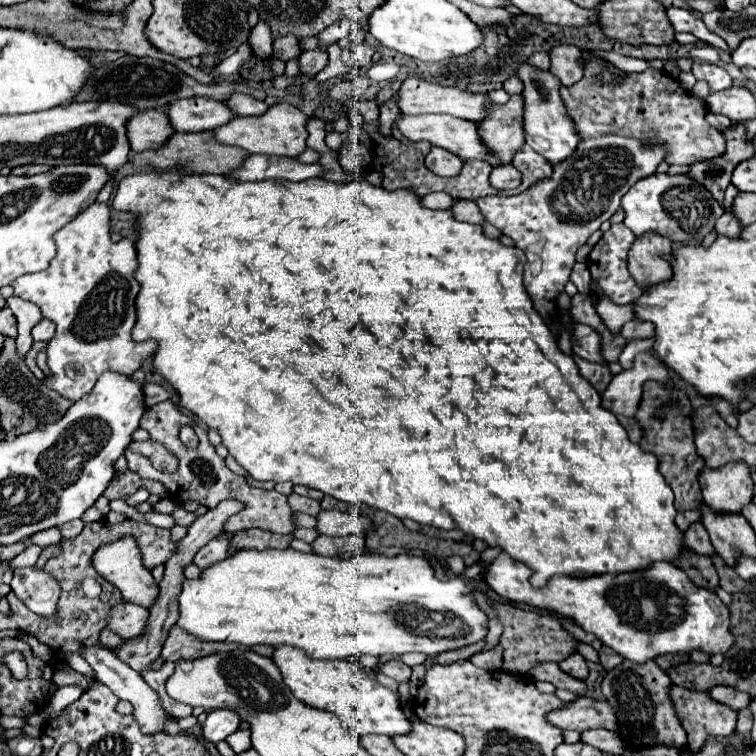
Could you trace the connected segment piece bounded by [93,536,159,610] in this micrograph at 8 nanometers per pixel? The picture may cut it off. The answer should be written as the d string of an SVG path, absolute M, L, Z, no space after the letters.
M131 536L127 538L121 538L109 546L103 546L95 552L95 558L93 558L93 566L97 568L97 572L107 578L113 586L117 586L123 594L123 600L125 602L131 602L131 604L137 604L137 606L143 606L143 608L151 608L153 602L157 600L159 596L159 586L157 582L153 580L151 572L143 568L141 564L141 554L139 554L139 548L135 544L135 540Z

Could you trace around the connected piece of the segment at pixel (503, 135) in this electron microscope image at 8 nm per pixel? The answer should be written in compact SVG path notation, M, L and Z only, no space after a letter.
M515 94L507 104L493 108L493 116L489 116L485 124L479 124L479 134L489 150L499 156L503 164L509 164L525 142L521 96Z

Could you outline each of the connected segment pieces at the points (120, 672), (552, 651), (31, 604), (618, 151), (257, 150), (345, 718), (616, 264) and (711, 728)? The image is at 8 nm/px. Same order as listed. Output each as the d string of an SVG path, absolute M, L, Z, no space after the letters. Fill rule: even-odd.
M83 648L81 654L93 666L95 678L99 682L103 682L105 686L109 686L117 698L129 700L133 704L133 718L137 720L137 724L141 726L141 732L145 736L153 736L153 734L165 732L165 724L171 720L171 716L161 708L159 694L153 692L153 688L141 678L141 674L133 672L133 668L129 668L125 662L121 662L115 654L111 654L105 648Z
M475 592L475 598L481 604L481 608L487 612L489 618L497 616L505 626L505 632L503 632L499 644L505 648L505 666L507 666L509 674L527 674L537 664L561 662L577 652L579 640L575 640L557 618L553 618L549 614L527 612L527 610L521 610L521 608L509 606L509 604L497 604L479 592Z
M17 568L13 572L11 590L31 612L39 616L53 616L53 612L57 612L61 586L57 578L43 568Z
M605 134L601 138L579 142L569 158L553 166L553 174L549 178L529 186L525 192L517 196L485 196L475 200L483 218L513 238L515 246L527 254L523 276L525 288L555 338L561 334L561 324L557 320L557 296L569 282L575 252L595 230L599 230L601 222L615 214L623 194L637 180L653 174L665 156L667 152L663 142L657 138L641 142L637 138ZM535 262L541 264L539 272L533 272Z
M275 104L263 116L255 118L233 118L229 124L215 128L213 134L219 142L245 148L249 154L277 154L277 156L299 156L307 148L307 120L299 108L291 104Z
M289 646L277 648L273 662L281 670L285 684L291 688L297 700L311 708L333 712L351 734L397 736L409 734L413 730L411 720L401 710L399 696L381 686L373 670L361 668L349 660L313 660L305 652Z
M613 224L603 236L601 240L593 246L587 266L591 272L591 278L597 280L597 284L601 286L601 290L615 302L615 304L629 304L635 300L635 296L639 296L643 290L635 284L635 280L631 278L629 270L627 270L627 252L631 248L635 240L635 234L625 226L625 224Z
M673 686L671 696L677 716L689 736L691 752L697 752L709 736L729 736L735 732L737 710L715 702L709 692Z

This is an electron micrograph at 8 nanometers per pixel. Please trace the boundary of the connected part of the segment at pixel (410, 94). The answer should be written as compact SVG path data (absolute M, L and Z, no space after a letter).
M407 78L403 80L403 86L399 90L399 110L401 114L451 114L457 118L465 118L465 120L473 120L473 122L483 122L489 114L489 108L493 106L491 98L487 94L481 92L467 92L455 86L439 86L439 84L431 84L419 78Z

